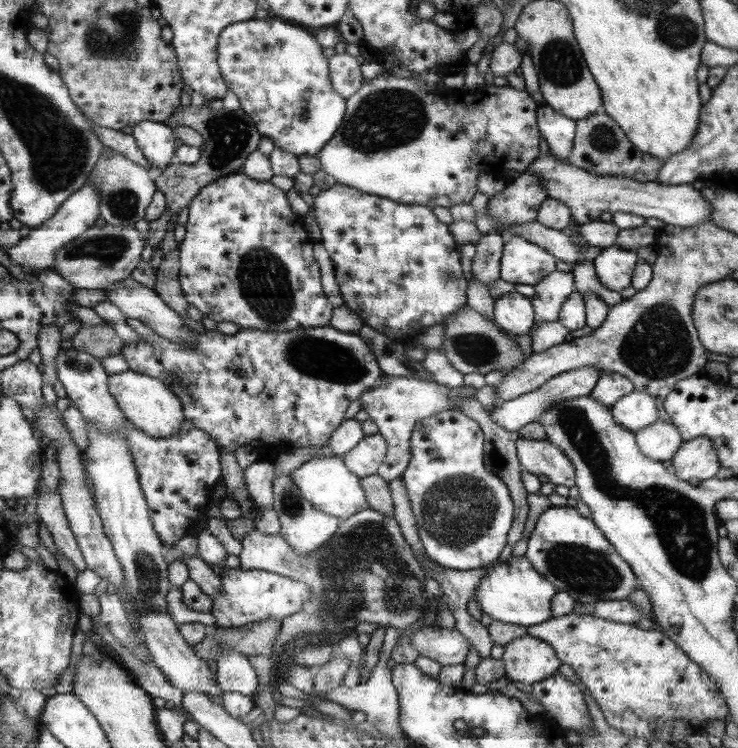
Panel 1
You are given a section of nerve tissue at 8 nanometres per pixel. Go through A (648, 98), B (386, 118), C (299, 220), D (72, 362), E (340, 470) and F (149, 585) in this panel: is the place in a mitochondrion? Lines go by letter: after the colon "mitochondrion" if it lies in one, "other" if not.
A: other
B: mitochondrion
C: other
D: other
E: other
F: mitochondrion

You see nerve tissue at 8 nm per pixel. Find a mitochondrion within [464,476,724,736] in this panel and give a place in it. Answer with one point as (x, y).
(591, 573)

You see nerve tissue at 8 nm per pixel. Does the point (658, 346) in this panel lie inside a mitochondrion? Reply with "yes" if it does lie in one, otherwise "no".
yes

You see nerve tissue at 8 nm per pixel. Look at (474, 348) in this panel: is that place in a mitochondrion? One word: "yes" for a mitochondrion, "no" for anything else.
yes

